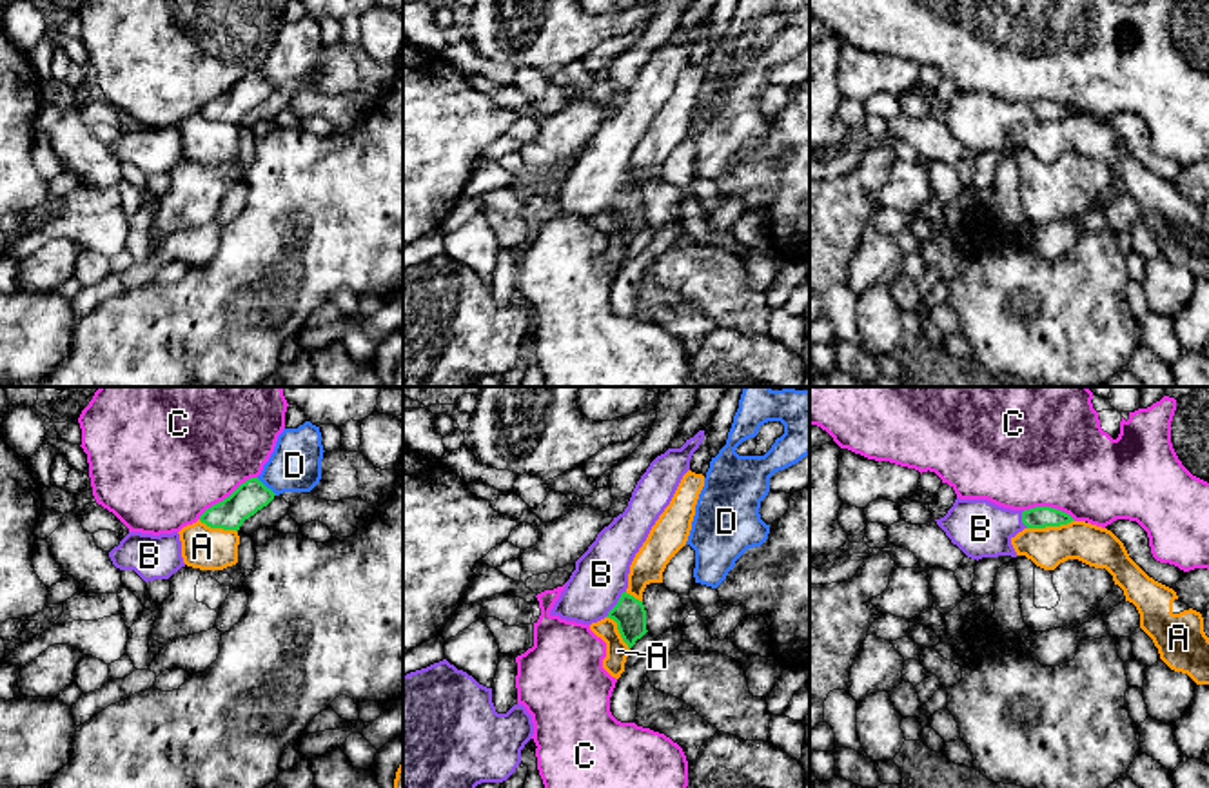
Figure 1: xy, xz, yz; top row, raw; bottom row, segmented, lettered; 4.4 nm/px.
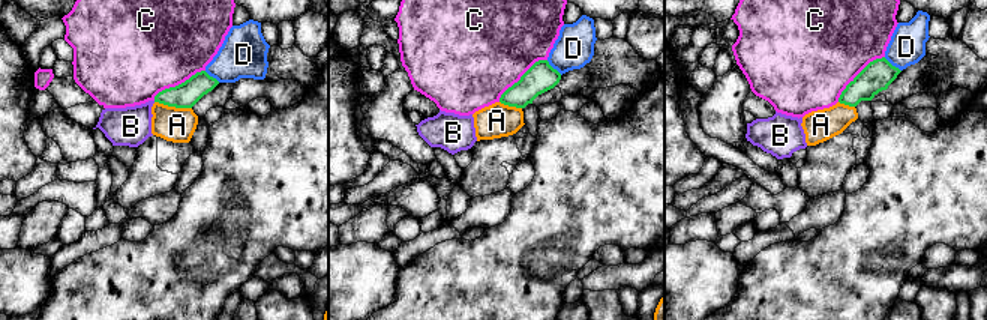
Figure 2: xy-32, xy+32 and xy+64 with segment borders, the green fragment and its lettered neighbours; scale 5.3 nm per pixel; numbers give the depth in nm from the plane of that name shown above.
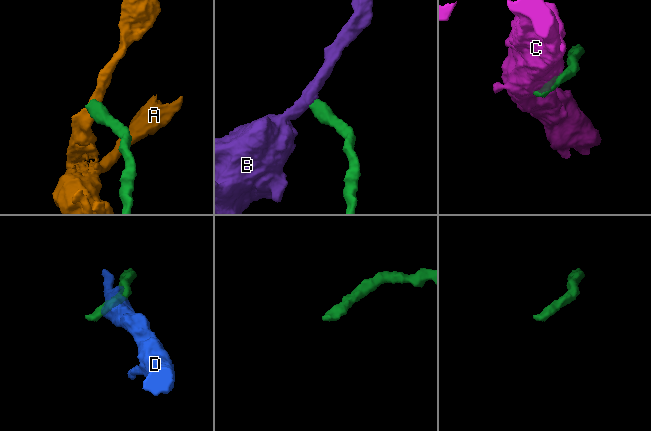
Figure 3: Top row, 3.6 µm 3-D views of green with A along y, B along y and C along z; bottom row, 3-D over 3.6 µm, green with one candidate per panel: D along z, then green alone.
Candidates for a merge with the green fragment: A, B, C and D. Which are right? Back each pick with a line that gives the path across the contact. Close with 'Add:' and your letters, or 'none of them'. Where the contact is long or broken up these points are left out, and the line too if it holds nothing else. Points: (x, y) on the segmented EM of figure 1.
B: across xz (630, 616), (618, 603), (601, 587), (601, 574)
Add: B

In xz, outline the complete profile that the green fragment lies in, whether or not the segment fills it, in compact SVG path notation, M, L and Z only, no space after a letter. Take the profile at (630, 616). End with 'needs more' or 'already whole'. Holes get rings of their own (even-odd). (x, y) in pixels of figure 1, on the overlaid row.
M699 430L681 448L668 448L650 463L624 512L614 517L575 561L575 570L550 616L583 625L610 617L628 648L648 632L643 601L626 592L630 565L670 505L703 439L704 430Z | needs more

